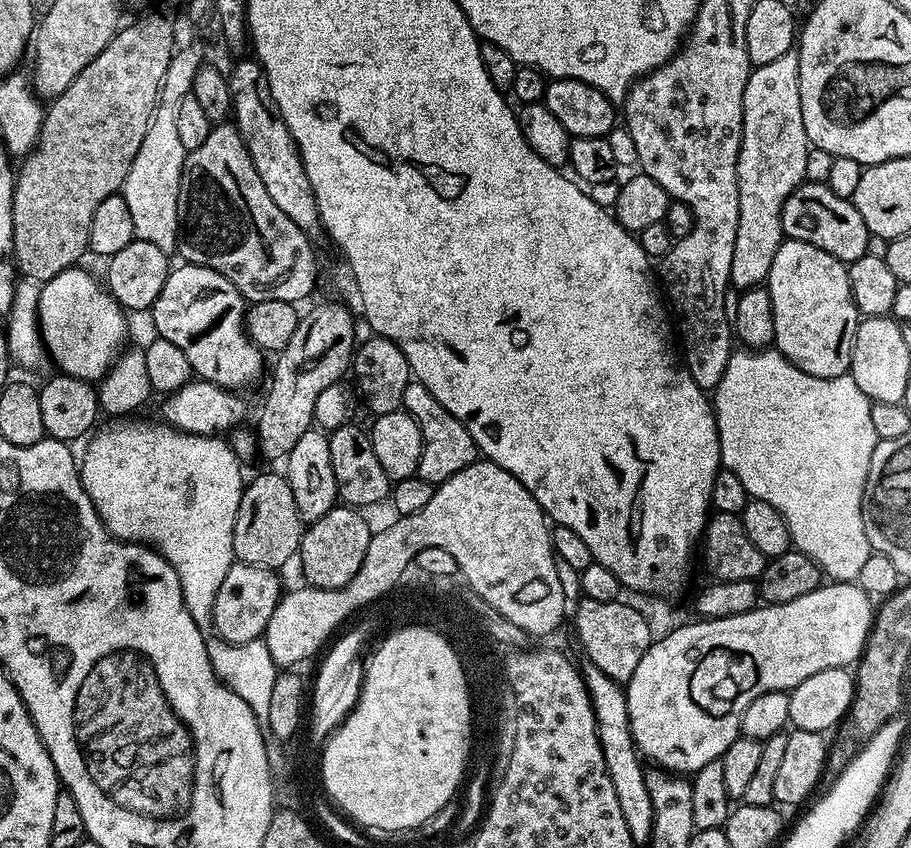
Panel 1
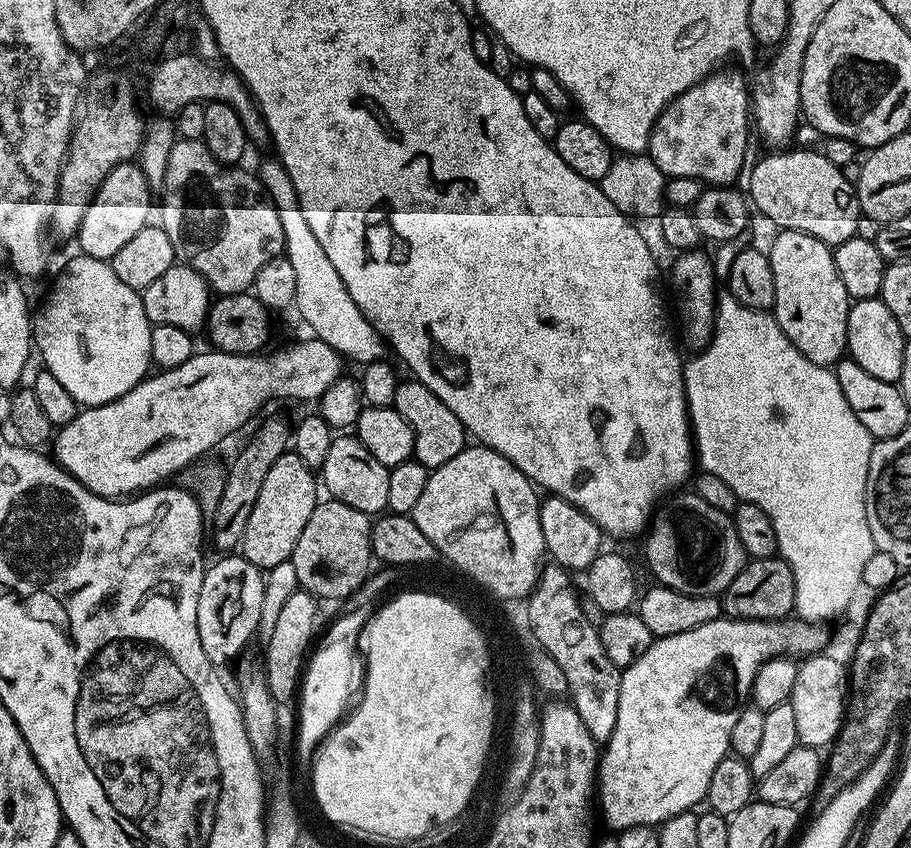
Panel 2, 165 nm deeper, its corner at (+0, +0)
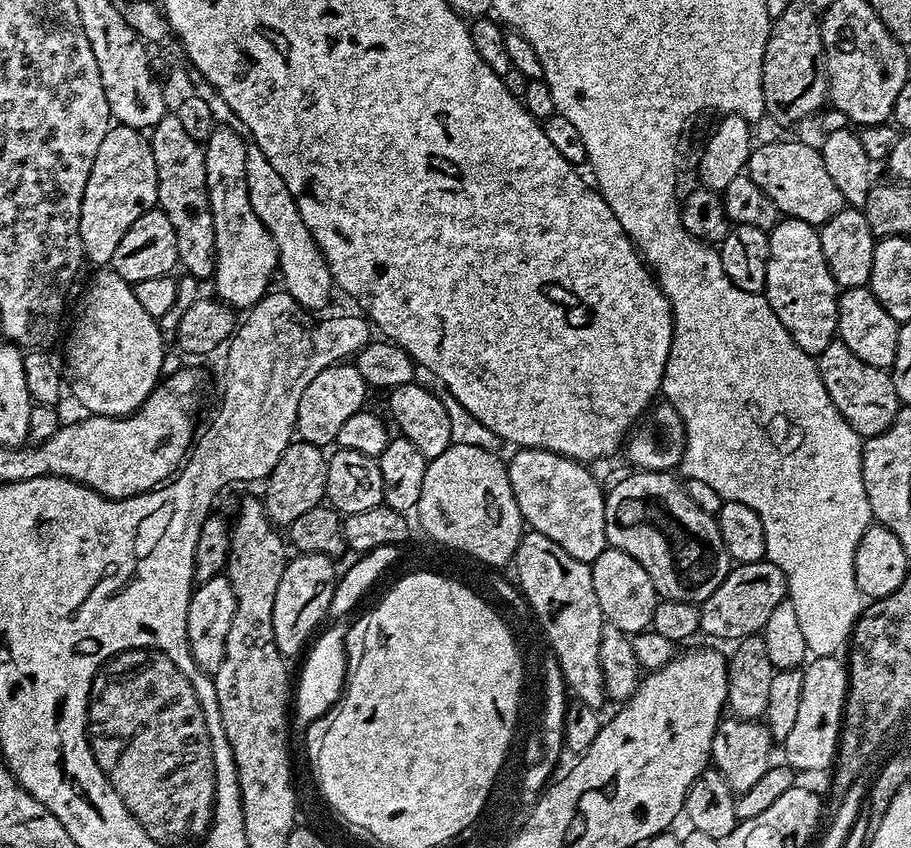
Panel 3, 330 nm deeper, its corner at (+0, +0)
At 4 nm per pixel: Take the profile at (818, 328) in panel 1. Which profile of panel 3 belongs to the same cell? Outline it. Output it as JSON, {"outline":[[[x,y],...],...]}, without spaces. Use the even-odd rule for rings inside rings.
{"outline":[[[791,218],[781,219],[768,233],[768,265],[763,295],[768,297],[778,322],[786,326],[790,338],[806,354],[819,357],[832,340],[837,339],[836,323],[840,297],[834,278],[822,258],[822,242],[817,225]]]}

